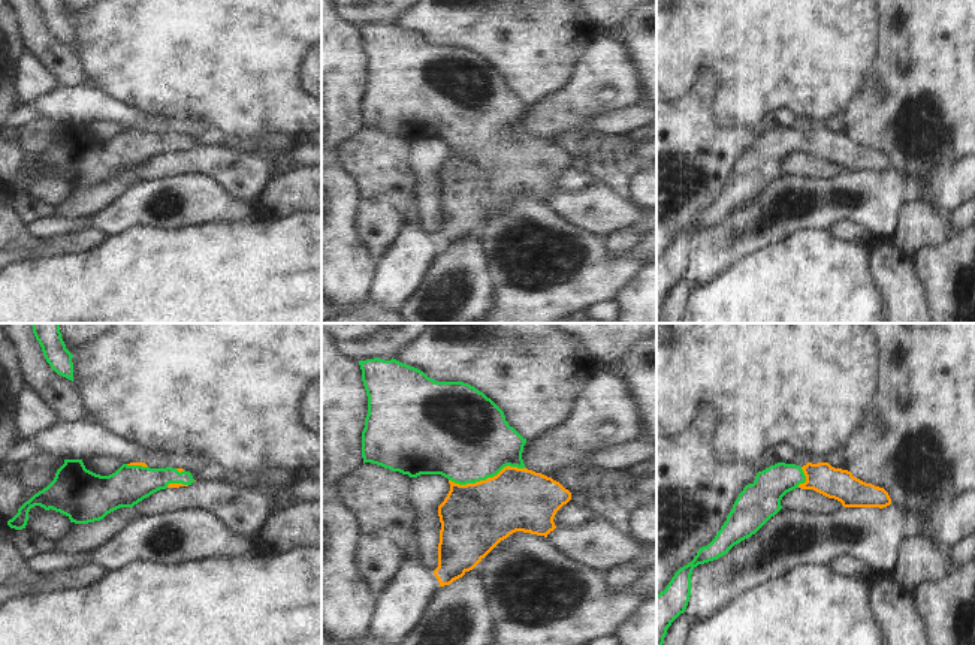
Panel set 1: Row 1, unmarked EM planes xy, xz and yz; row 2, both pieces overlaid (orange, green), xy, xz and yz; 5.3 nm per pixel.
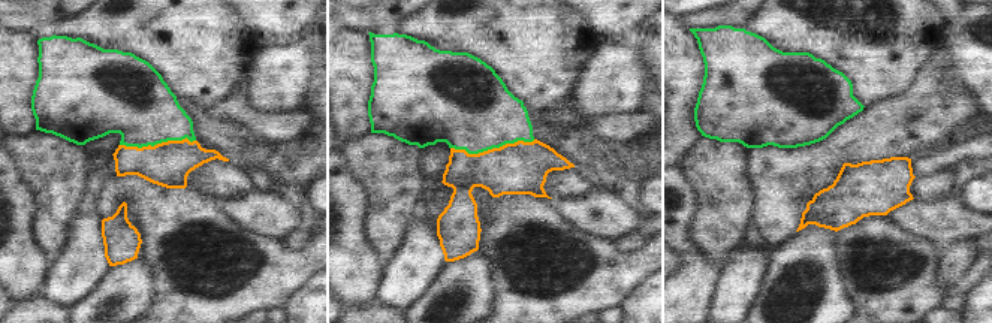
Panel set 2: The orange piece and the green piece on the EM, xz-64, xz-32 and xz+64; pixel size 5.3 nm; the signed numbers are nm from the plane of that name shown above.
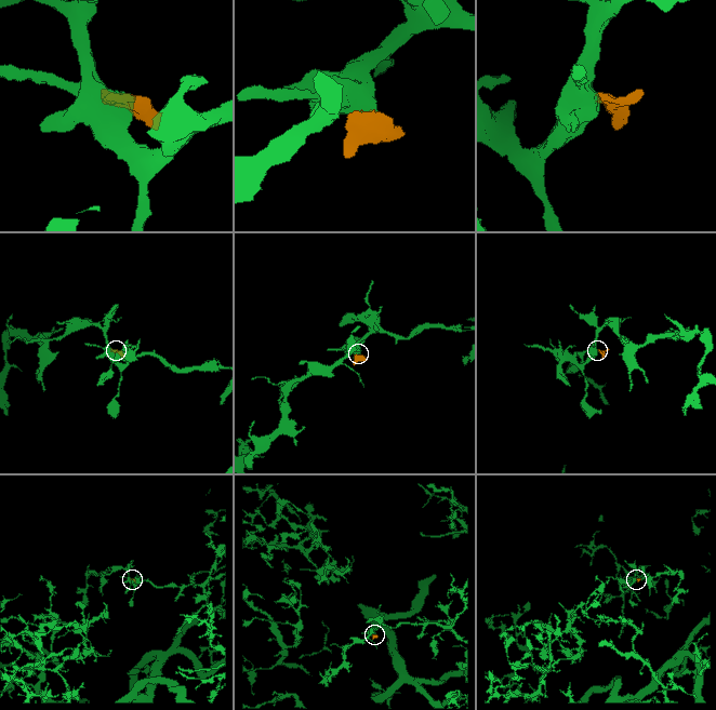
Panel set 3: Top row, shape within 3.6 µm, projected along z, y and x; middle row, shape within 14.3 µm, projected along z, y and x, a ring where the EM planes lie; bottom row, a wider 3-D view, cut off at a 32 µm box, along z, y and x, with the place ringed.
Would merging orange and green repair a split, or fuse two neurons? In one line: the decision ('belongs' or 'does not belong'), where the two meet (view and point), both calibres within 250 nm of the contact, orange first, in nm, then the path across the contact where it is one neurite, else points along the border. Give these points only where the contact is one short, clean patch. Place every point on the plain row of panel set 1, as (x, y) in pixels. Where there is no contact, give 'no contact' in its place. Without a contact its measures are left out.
belongs; meets orange in xz at (488, 142); 380 nm thick on the orange side, 480 nm on the other; runs through xz (474, 183), (488, 163), (488, 142), (477, 114), (465, 102)

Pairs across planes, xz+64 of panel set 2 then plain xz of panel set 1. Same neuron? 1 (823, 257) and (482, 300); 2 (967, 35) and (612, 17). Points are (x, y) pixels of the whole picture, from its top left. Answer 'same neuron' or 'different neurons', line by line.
1: same neuron
2: different neurons

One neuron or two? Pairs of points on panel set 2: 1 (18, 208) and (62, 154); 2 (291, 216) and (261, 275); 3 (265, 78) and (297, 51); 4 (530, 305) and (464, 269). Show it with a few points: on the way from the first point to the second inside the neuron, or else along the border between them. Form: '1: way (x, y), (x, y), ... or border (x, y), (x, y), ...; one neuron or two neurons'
1: border (15, 168), (20, 180), (32, 192), (32, 228); two neurons
2: border (246, 228), (256, 234), (276, 237), (280, 241); two neurons
3: way (273, 75), (289, 59); one neuron
4: border (478, 251), (487, 265), (493, 287), (491, 307); two neurons

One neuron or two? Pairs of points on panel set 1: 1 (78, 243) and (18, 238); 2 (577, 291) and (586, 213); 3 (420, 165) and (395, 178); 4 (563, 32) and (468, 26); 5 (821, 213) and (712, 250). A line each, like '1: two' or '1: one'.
1: one
2: two
3: two
4: one
5: one

